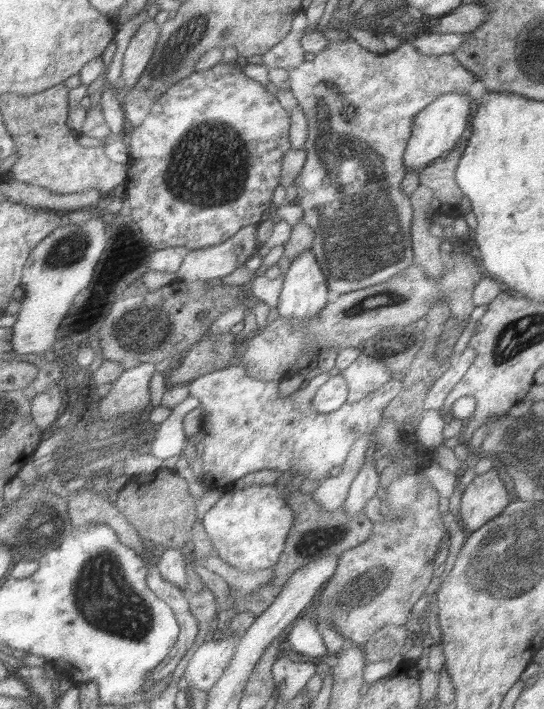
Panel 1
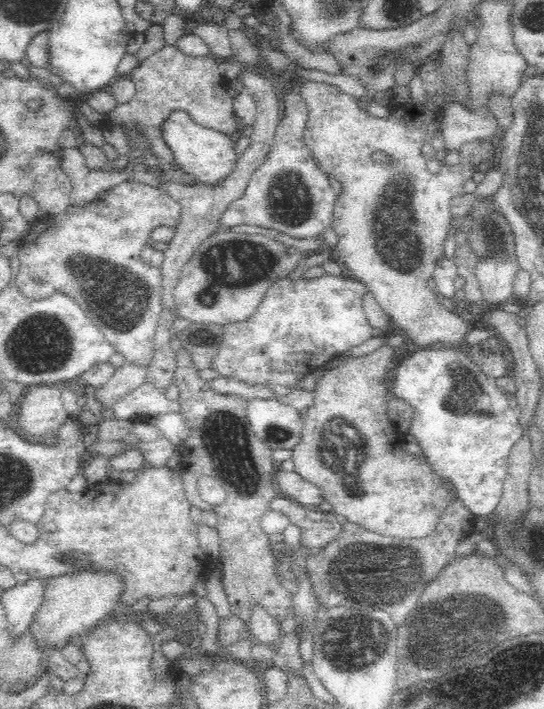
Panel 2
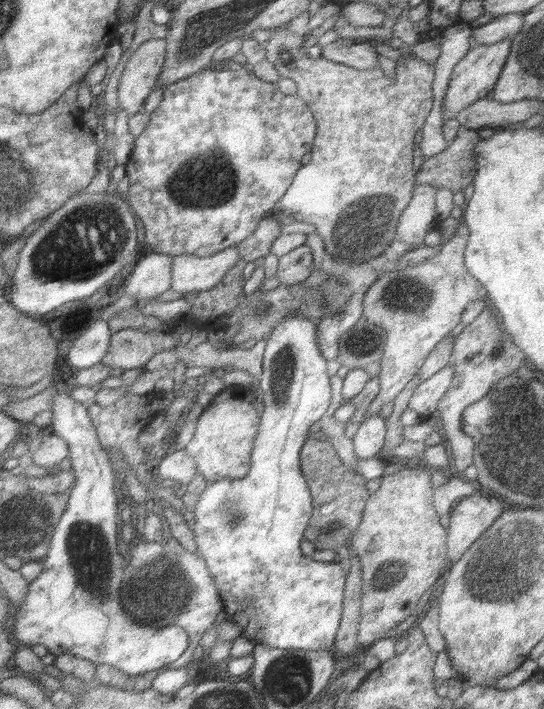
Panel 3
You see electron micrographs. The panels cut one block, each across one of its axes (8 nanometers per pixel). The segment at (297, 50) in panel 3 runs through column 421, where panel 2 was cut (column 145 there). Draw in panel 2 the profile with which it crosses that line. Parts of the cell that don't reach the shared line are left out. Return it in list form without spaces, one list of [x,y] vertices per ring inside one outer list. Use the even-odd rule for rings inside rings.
[[[168,44],[146,58],[128,76],[136,84],[136,96],[110,112],[112,124],[138,124],[146,132],[154,132],[162,130],[170,114],[186,112],[196,126],[216,130],[230,138],[242,128],[234,110],[234,100],[228,94],[228,80],[218,72],[214,56],[188,56],[176,44]]]

